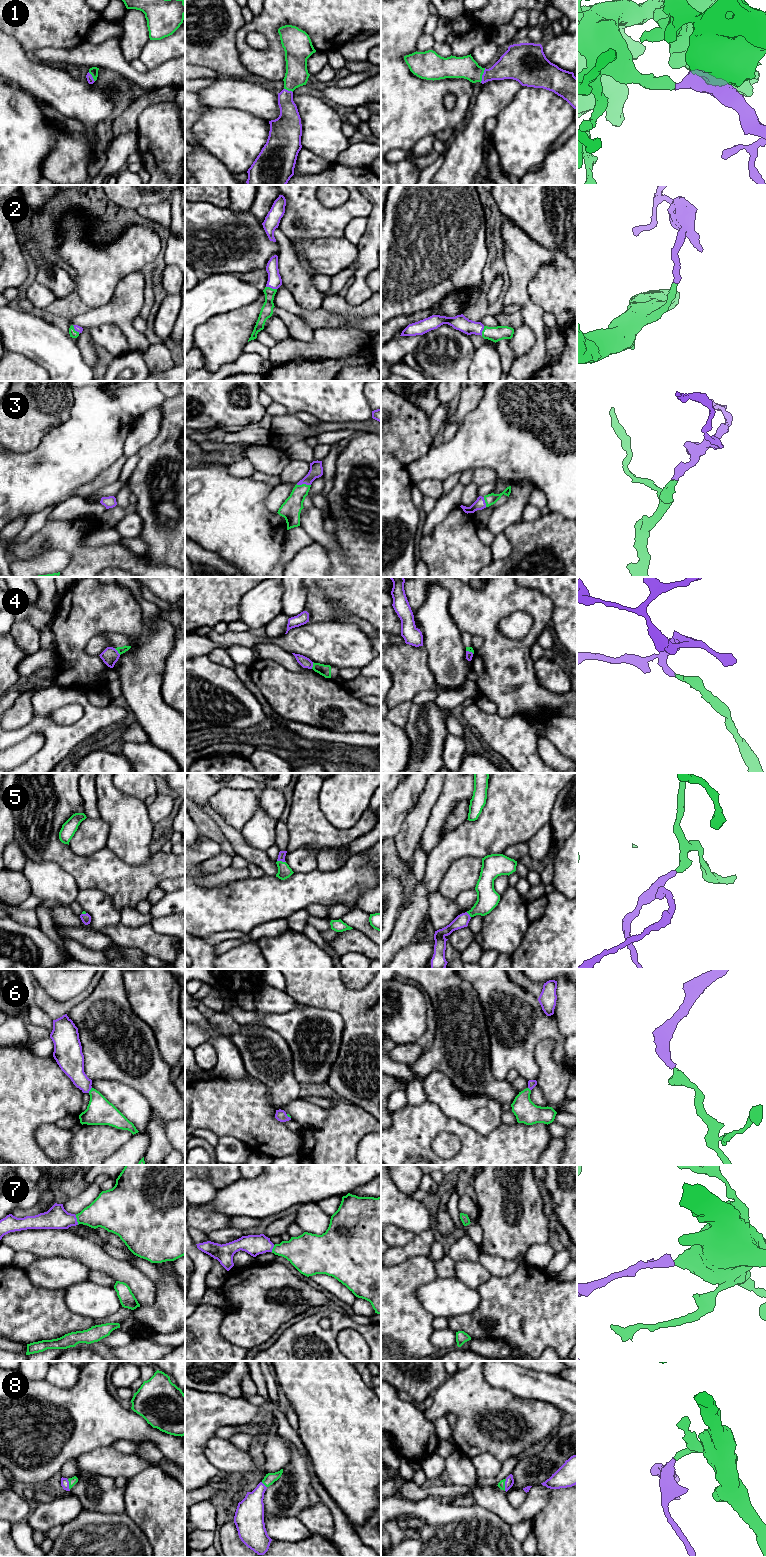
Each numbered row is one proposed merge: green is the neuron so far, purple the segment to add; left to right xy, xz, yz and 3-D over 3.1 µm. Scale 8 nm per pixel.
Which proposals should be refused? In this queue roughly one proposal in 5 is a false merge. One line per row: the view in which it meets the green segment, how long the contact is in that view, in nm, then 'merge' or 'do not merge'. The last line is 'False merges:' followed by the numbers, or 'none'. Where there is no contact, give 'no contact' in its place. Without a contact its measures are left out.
1: meets green in yz; contact 130 nm long; merge
2: meets green in xz; contact 90 nm long; merge
3: meets green in xz; contact 120 nm long; merge
4: meets green in xy; contact 80 nm long; do not merge
5: meets green in xz; contact 70 nm long; merge
6: meets green in xy; contact 50 nm long; merge
7: meets green in xy; contact 80 nm long; merge
8: meets green in yz; contact 100 nm long; merge
False merges: 4

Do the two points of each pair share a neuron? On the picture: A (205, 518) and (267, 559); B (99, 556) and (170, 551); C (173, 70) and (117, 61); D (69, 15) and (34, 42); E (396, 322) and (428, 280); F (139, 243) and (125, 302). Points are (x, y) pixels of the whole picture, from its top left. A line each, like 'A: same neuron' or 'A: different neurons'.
A: same neuron
B: different neurons
C: same neuron
D: same neuron
E: different neurons
F: different neurons

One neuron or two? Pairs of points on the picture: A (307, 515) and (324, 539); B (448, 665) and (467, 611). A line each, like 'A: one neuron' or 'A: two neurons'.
A: one neuron
B: two neurons

